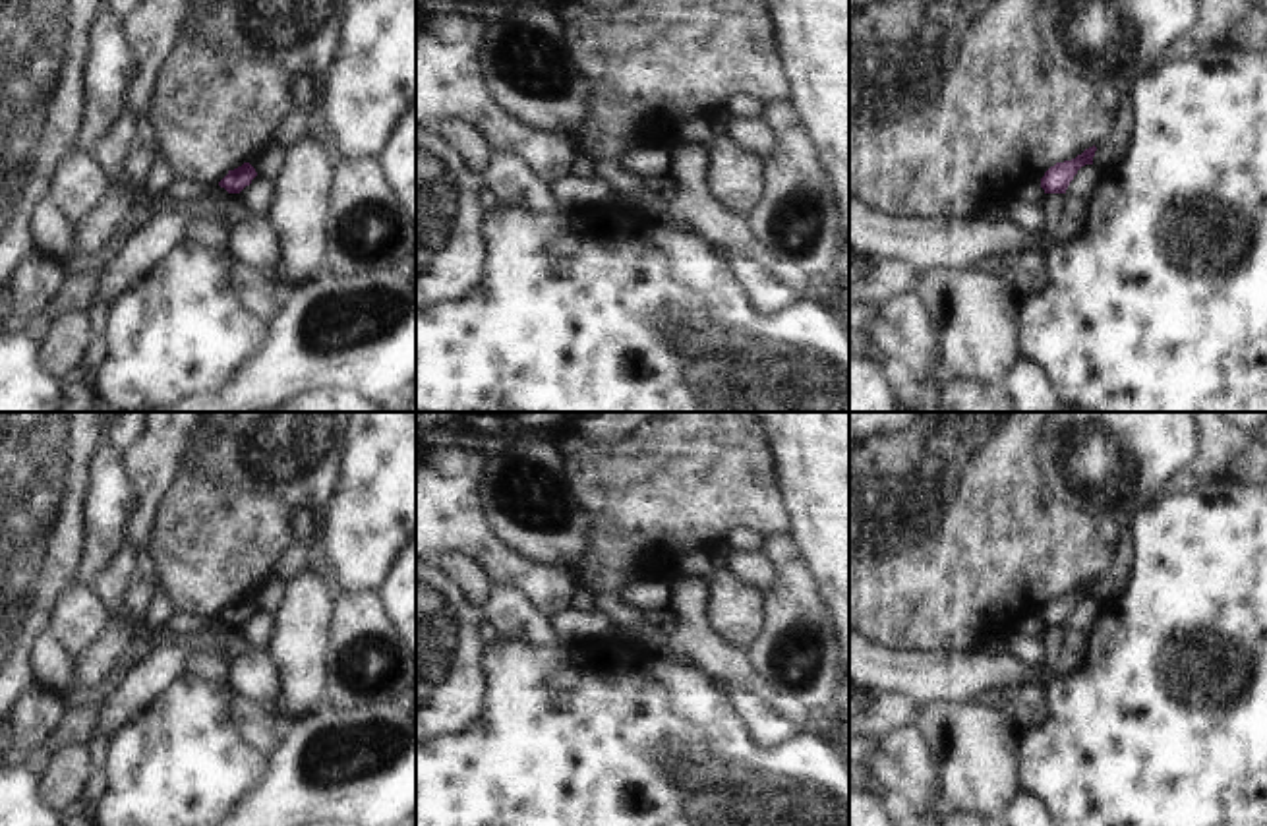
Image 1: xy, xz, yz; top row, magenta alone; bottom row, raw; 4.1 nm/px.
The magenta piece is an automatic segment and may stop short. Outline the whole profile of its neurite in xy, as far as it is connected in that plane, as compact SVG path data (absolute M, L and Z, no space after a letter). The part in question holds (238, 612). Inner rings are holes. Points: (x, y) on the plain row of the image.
M250 596L228 604L228 607L219 615L228 627L240 627L251 613L257 609L255 602Z

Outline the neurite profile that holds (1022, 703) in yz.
M1035 677L1000 683L985 700L1016 727L1029 727L1045 716L1045 687Z

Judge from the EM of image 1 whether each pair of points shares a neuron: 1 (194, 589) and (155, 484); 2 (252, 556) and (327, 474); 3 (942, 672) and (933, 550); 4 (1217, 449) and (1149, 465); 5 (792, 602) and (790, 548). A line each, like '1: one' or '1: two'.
1: two
2: two
3: two
4: two
5: one

